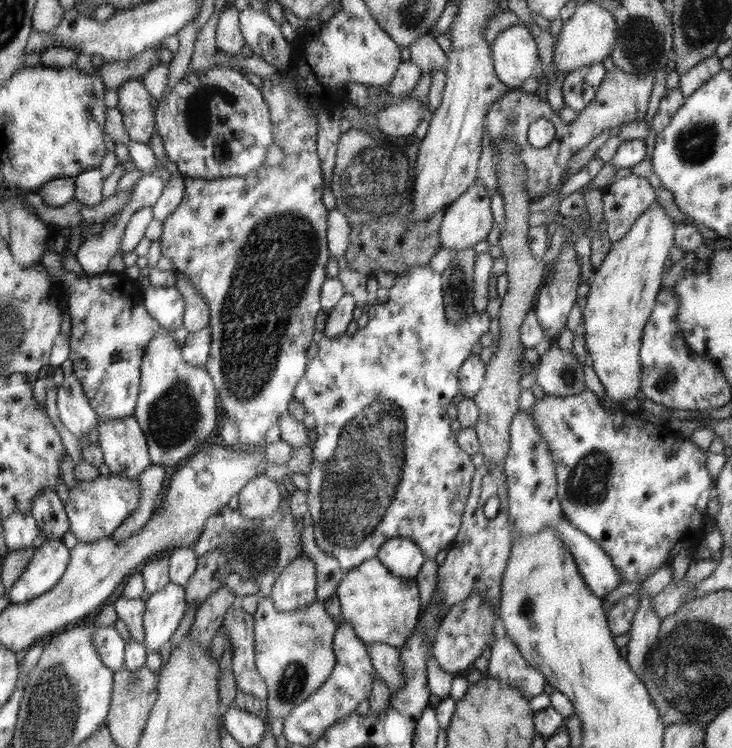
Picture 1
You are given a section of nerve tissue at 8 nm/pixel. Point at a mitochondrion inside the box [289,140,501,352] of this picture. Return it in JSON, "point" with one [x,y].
{"point":[457,290]}

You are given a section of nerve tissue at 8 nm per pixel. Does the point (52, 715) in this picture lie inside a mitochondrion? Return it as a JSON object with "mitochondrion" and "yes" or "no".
{"mitochondrion":"yes"}

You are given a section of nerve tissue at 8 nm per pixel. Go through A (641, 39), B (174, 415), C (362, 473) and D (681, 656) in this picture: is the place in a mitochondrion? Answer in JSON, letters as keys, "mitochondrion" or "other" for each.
{"A":"mitochondrion","B":"mitochondrion","C":"mitochondrion","D":"mitochondrion"}

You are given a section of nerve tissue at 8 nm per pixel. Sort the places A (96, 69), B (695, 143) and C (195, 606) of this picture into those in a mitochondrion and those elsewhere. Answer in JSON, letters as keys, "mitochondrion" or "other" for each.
{"A":"other","B":"mitochondrion","C":"other"}

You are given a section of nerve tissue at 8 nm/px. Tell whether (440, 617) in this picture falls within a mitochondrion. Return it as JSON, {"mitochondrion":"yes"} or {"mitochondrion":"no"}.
{"mitochondrion":"no"}

